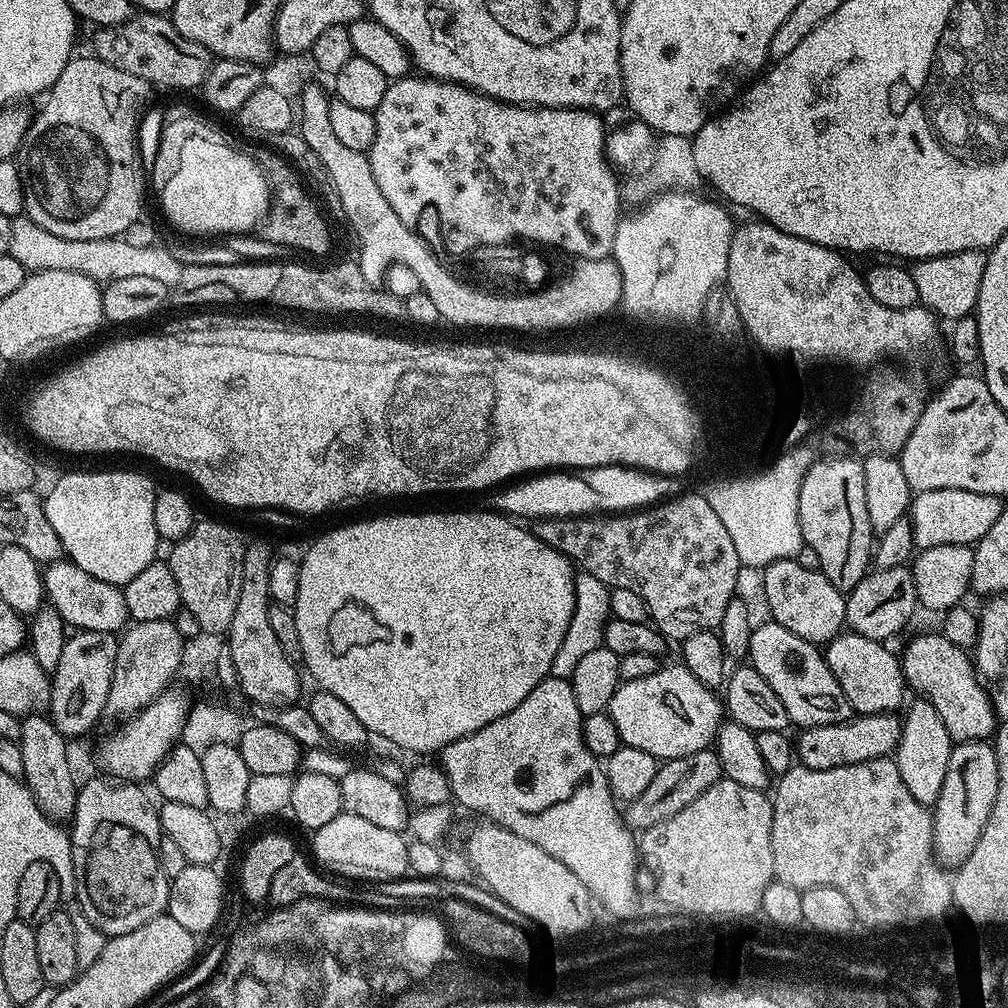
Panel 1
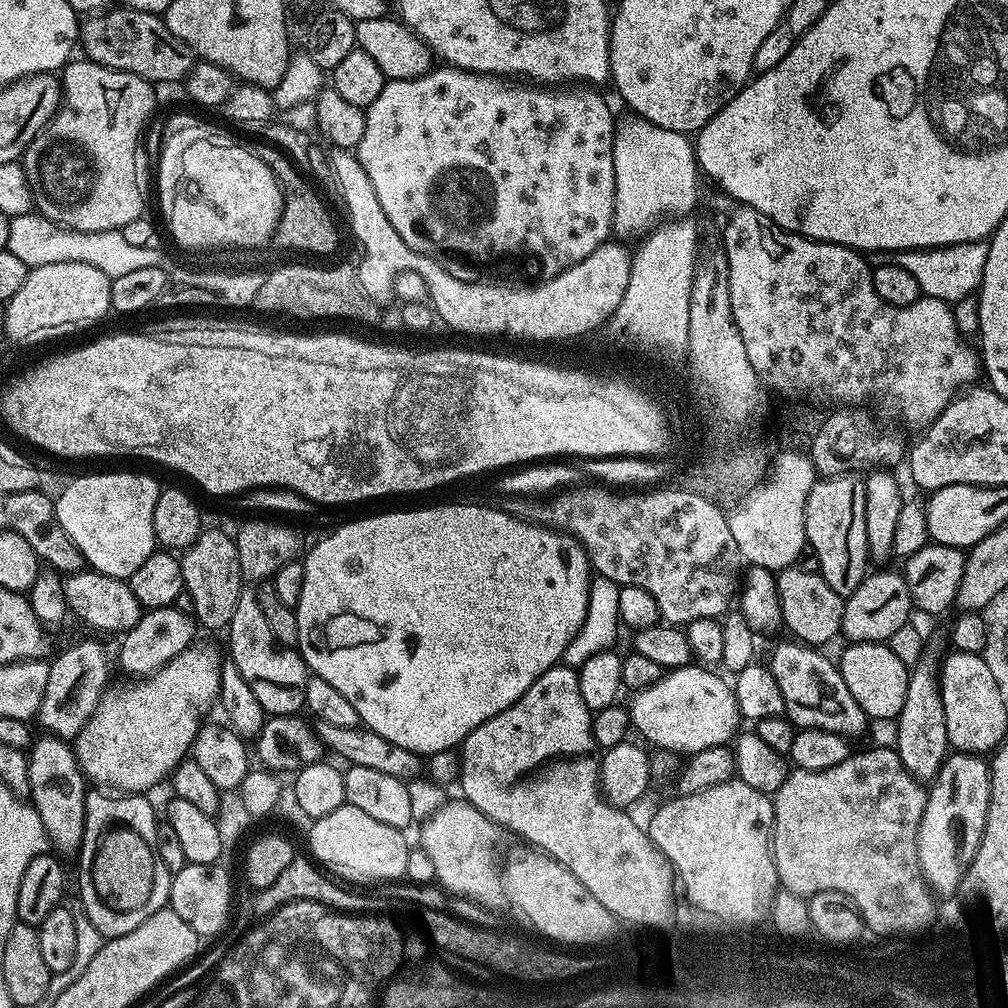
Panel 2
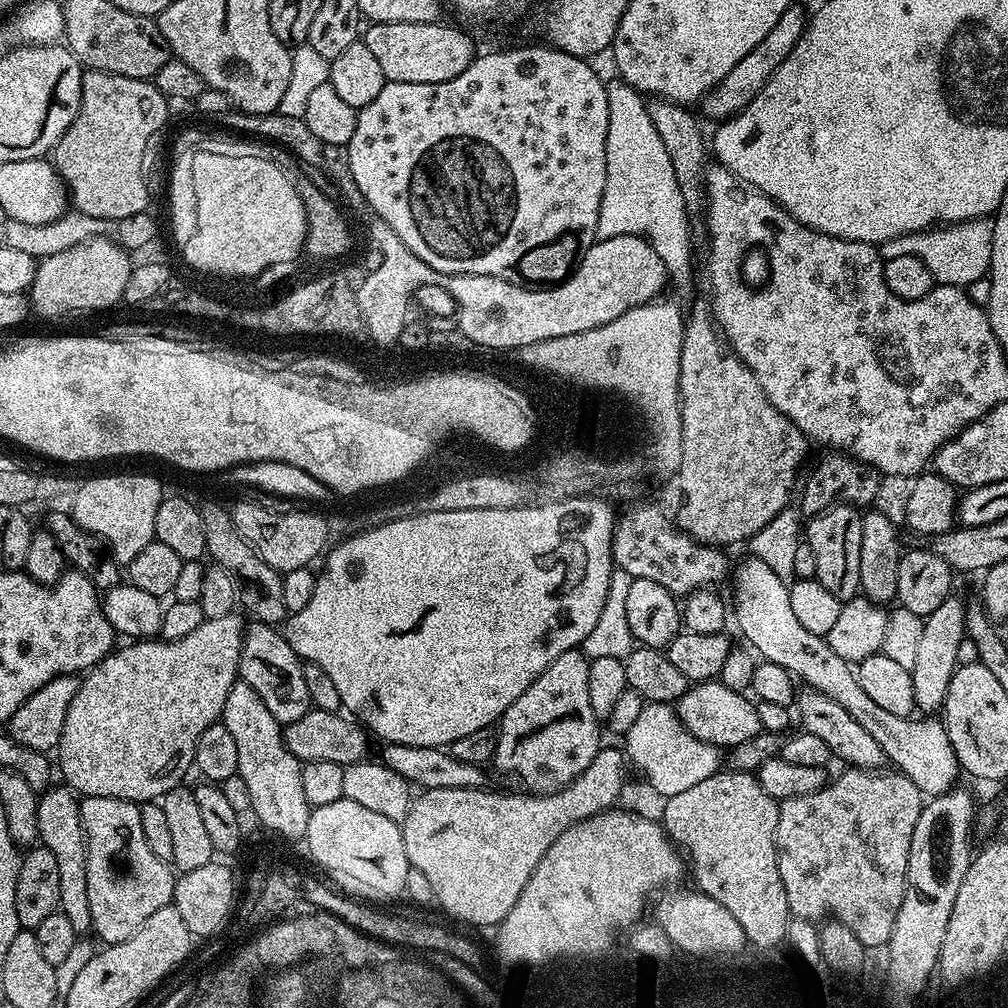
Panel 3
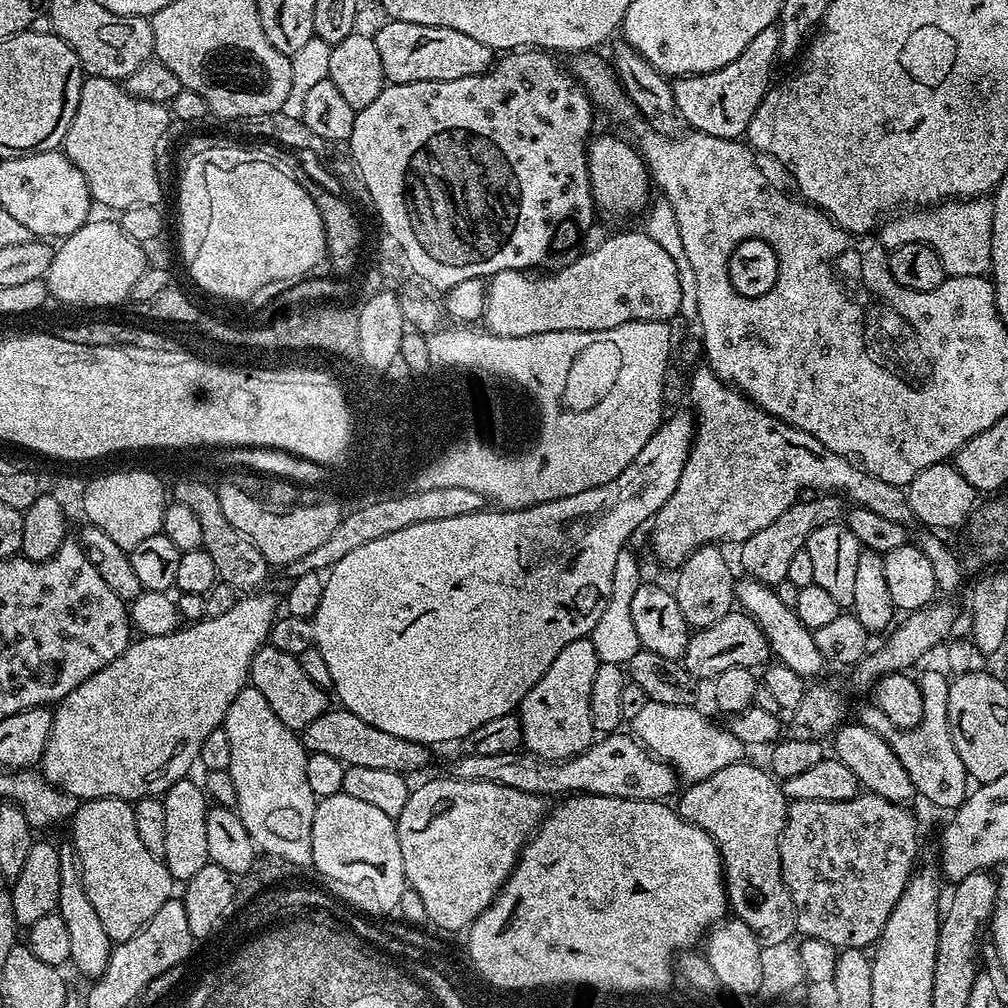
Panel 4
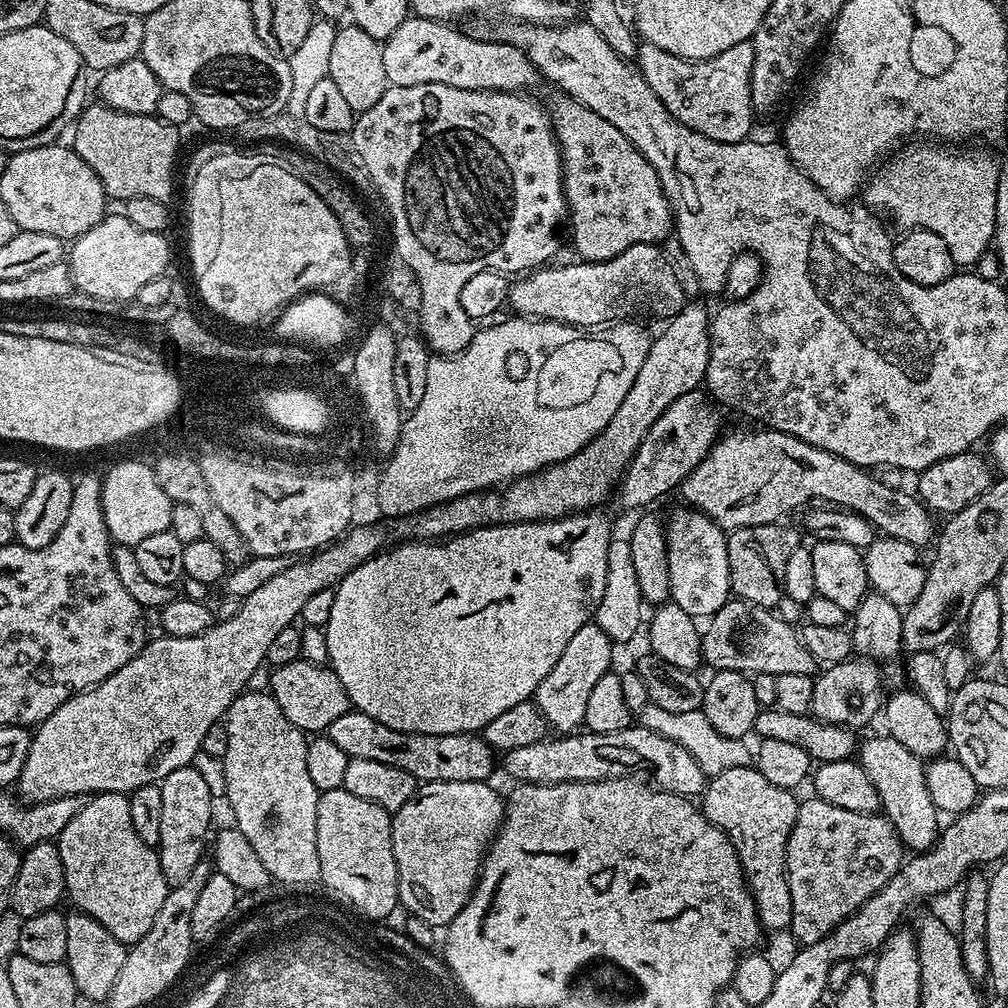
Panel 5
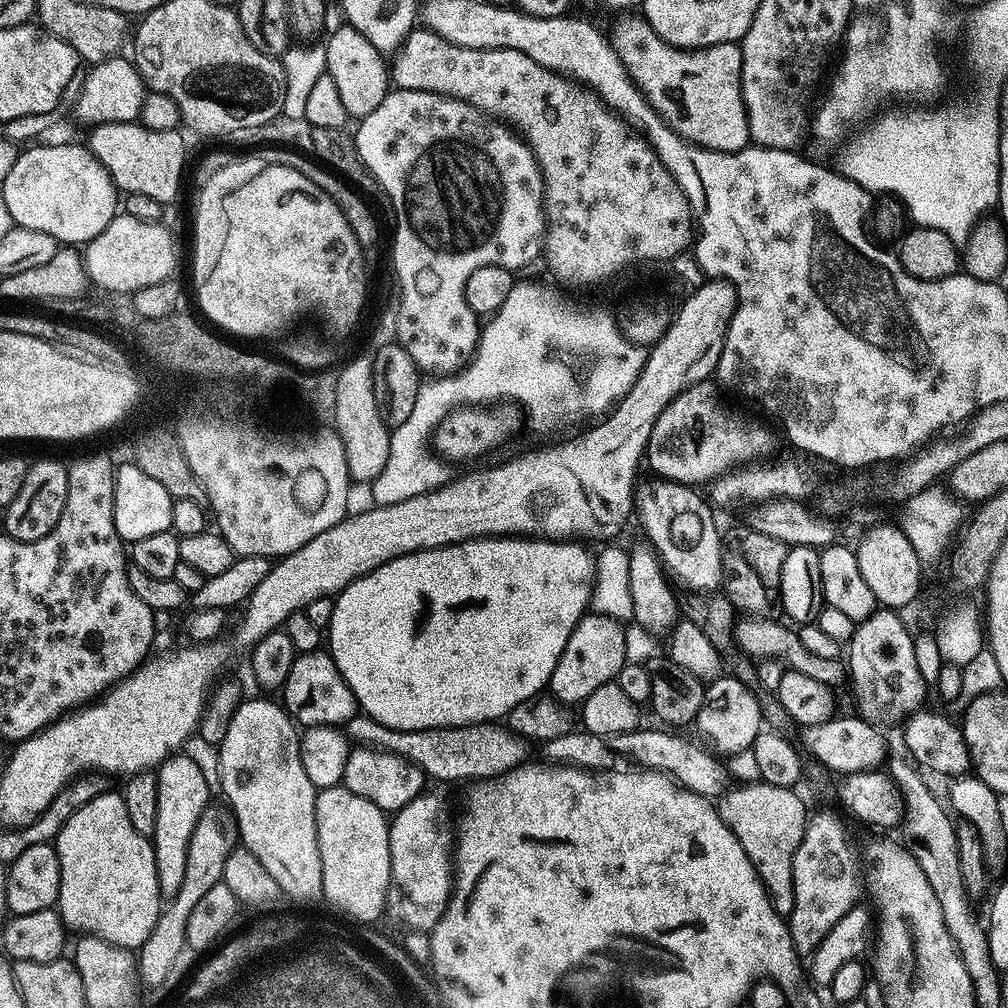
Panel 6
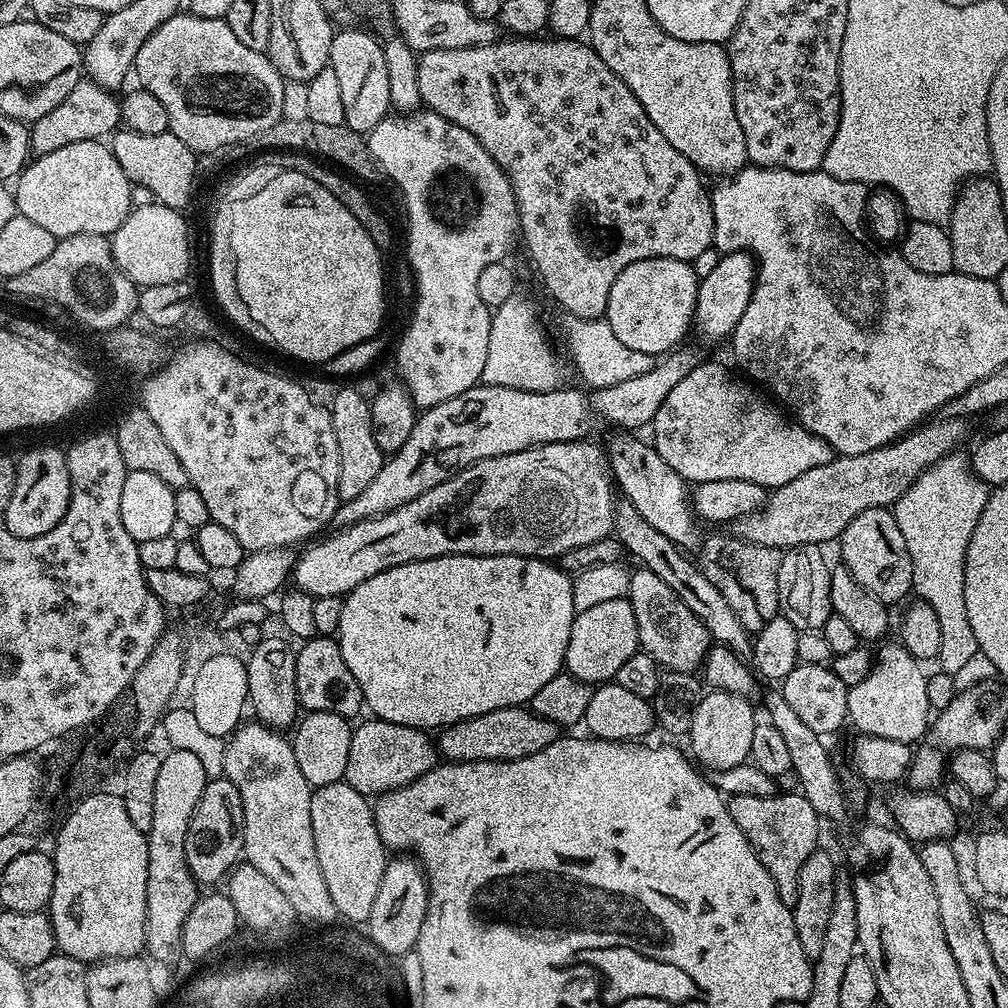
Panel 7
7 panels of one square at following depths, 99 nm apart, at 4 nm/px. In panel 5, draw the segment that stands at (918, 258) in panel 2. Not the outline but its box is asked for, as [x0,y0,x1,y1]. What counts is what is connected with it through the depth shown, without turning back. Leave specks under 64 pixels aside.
[863,142,1000,266]

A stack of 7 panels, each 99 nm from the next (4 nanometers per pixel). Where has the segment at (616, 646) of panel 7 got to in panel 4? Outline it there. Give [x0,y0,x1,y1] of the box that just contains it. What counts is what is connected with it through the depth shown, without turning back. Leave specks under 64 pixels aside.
[518,639,600,762]

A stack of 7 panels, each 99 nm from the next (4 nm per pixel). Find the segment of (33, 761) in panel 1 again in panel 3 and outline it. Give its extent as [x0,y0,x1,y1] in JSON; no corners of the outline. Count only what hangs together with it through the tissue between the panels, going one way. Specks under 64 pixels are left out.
[38,786,92,934]

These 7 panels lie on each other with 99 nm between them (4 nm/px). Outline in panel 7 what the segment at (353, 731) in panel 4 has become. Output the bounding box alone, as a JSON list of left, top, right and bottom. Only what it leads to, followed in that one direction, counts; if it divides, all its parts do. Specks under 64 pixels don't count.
[438,706,561,764]

